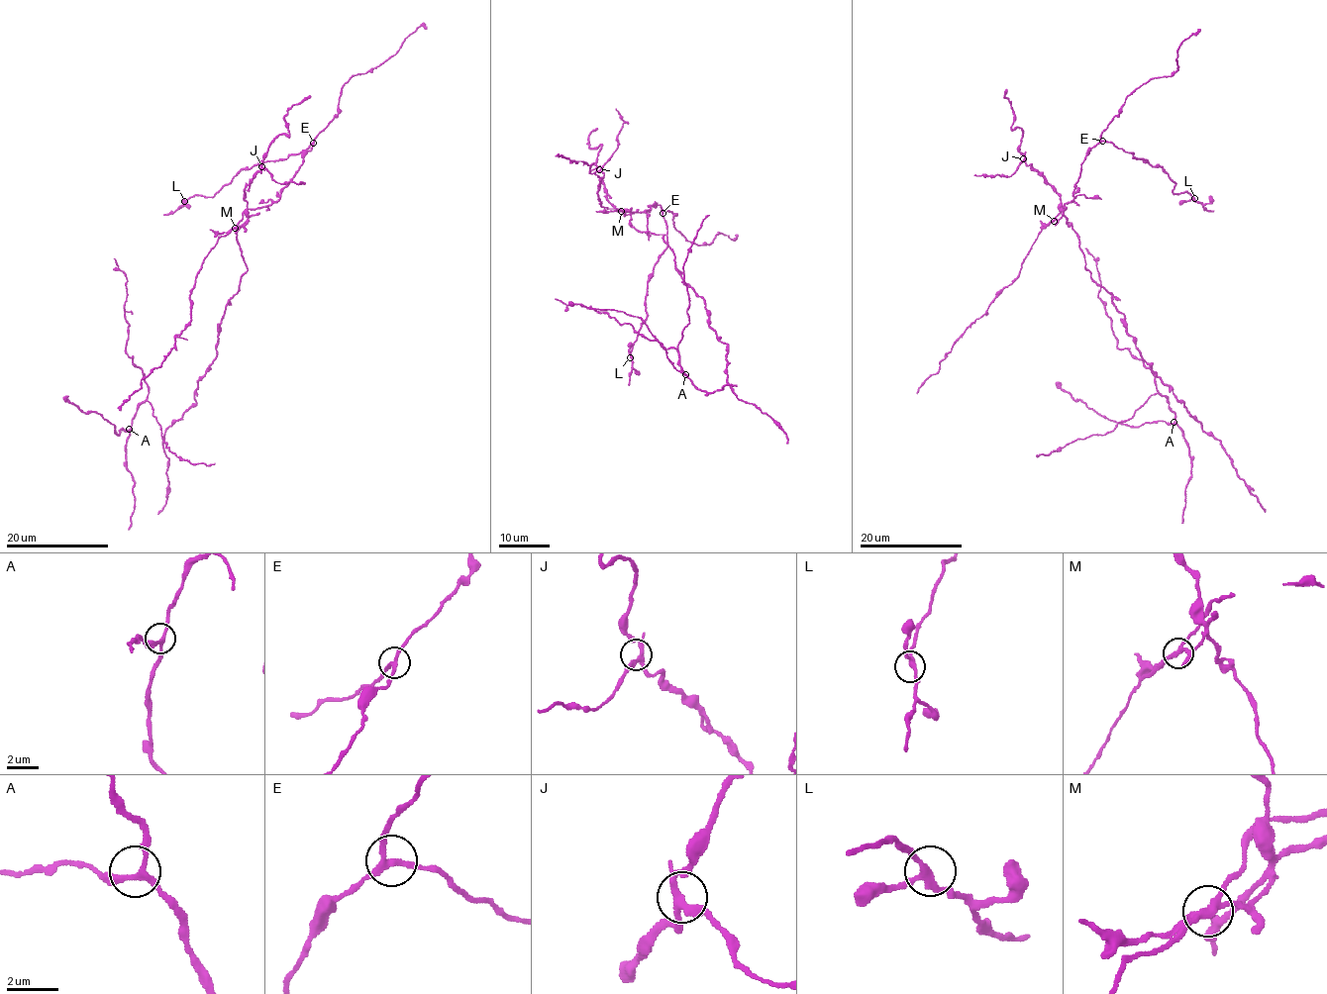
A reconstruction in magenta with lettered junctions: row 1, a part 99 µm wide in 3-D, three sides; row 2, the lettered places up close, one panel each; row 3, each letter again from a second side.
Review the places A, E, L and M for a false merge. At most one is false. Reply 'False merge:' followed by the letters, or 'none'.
False merge: M

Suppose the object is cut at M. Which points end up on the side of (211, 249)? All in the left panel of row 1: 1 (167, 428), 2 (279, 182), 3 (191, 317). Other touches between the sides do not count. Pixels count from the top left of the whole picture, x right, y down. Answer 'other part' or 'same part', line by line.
1: other part
2: other part
3: same part

